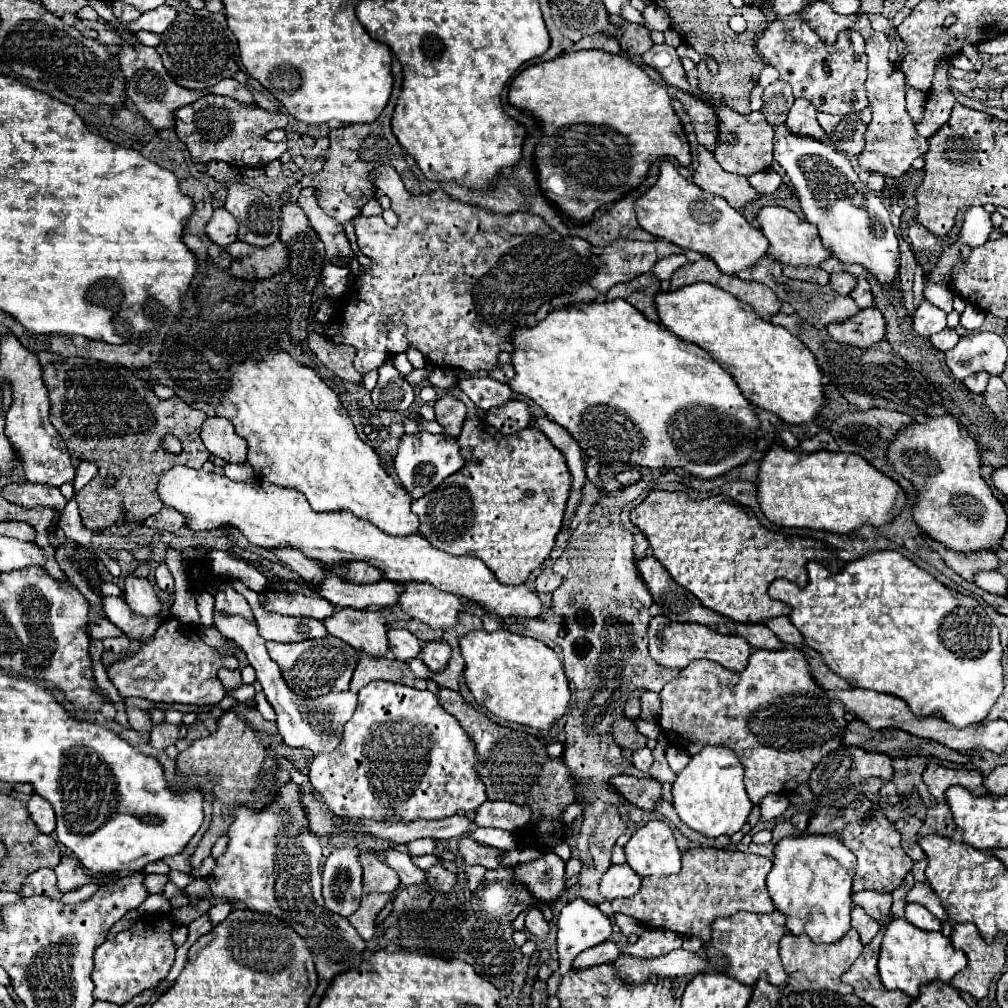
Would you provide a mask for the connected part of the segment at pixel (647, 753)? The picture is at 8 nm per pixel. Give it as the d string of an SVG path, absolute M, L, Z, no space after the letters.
M641 748L637 752L633 752L633 766L641 772L647 772L653 764L653 754L649 748Z

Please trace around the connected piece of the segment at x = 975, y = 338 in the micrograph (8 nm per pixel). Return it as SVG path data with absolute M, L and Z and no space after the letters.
M977 332L963 336L955 348L947 352L947 366L957 380L975 374L985 366L989 374L1001 374L1007 360L1007 346L995 332Z

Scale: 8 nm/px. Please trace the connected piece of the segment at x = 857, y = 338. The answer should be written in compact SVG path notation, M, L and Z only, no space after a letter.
M869 308L861 310L857 318L849 318L849 322L827 326L827 332L841 344L869 348L885 338L885 320L881 310Z

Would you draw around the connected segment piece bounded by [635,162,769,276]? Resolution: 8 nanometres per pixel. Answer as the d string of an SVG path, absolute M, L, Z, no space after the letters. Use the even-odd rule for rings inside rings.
M661 162L659 180L635 202L635 212L641 228L681 248L709 256L721 268L721 272L731 276L753 268L769 248L767 238L755 226L751 226L739 210L731 208L727 200L721 200L721 196L711 196L693 182L685 180L671 162Z

